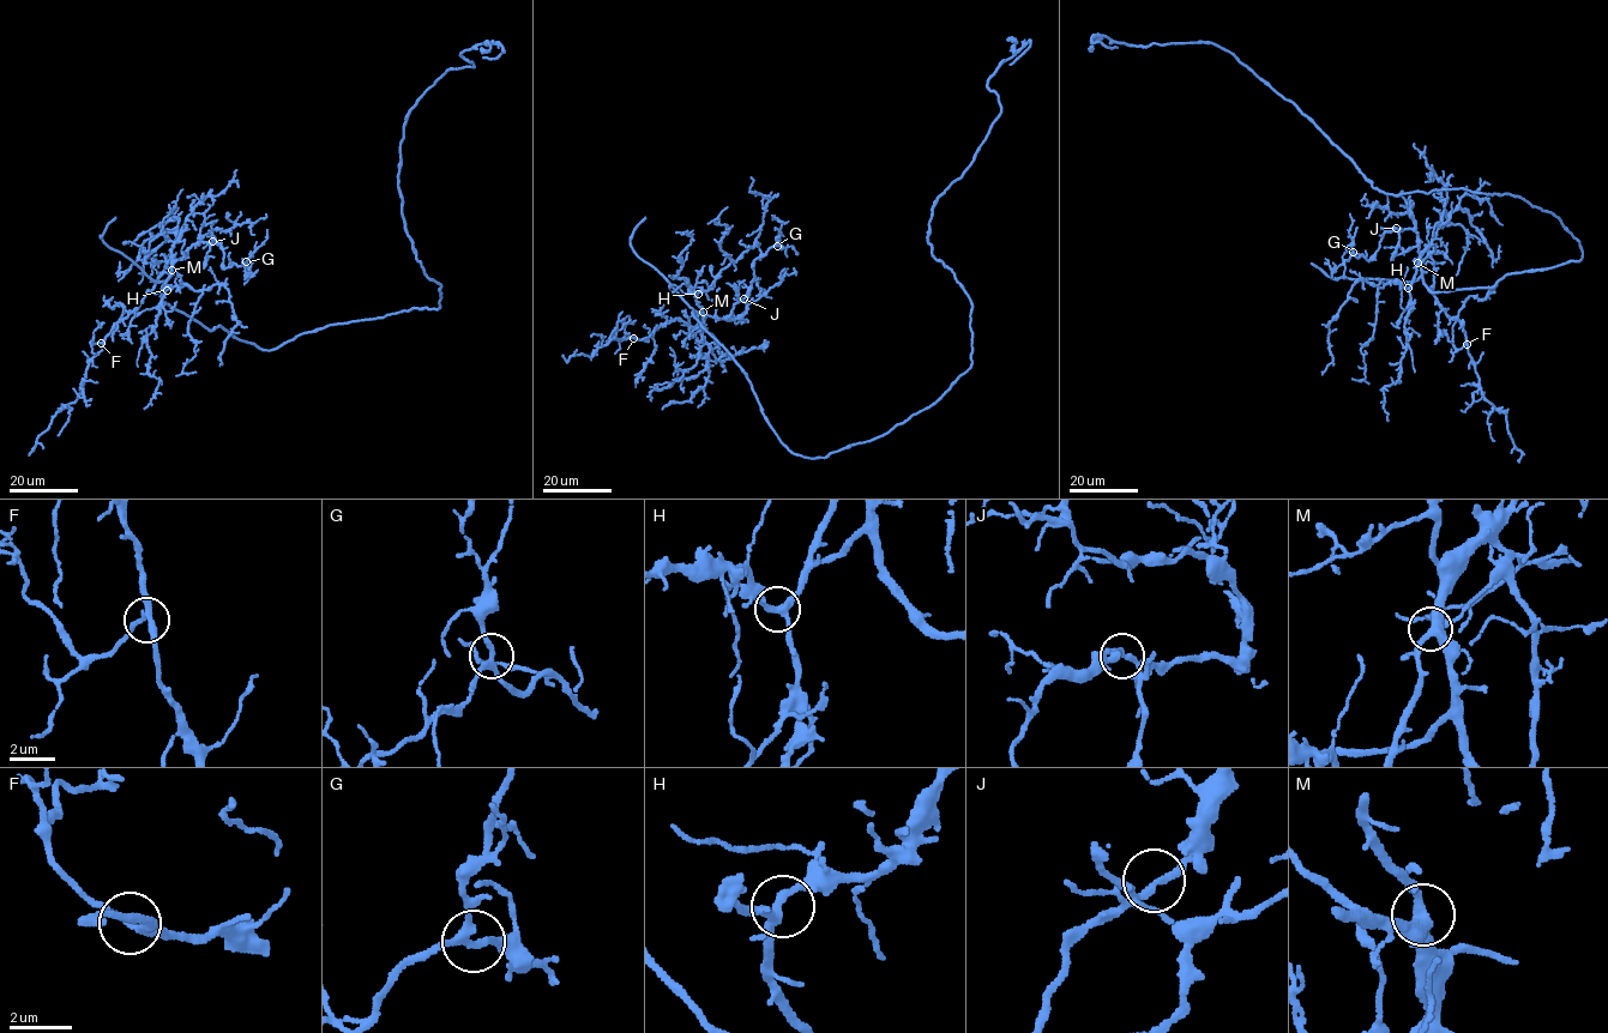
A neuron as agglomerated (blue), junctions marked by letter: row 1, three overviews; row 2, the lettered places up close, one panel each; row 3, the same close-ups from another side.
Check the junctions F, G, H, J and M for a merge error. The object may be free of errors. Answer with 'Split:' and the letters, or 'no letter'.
Split: no letter

